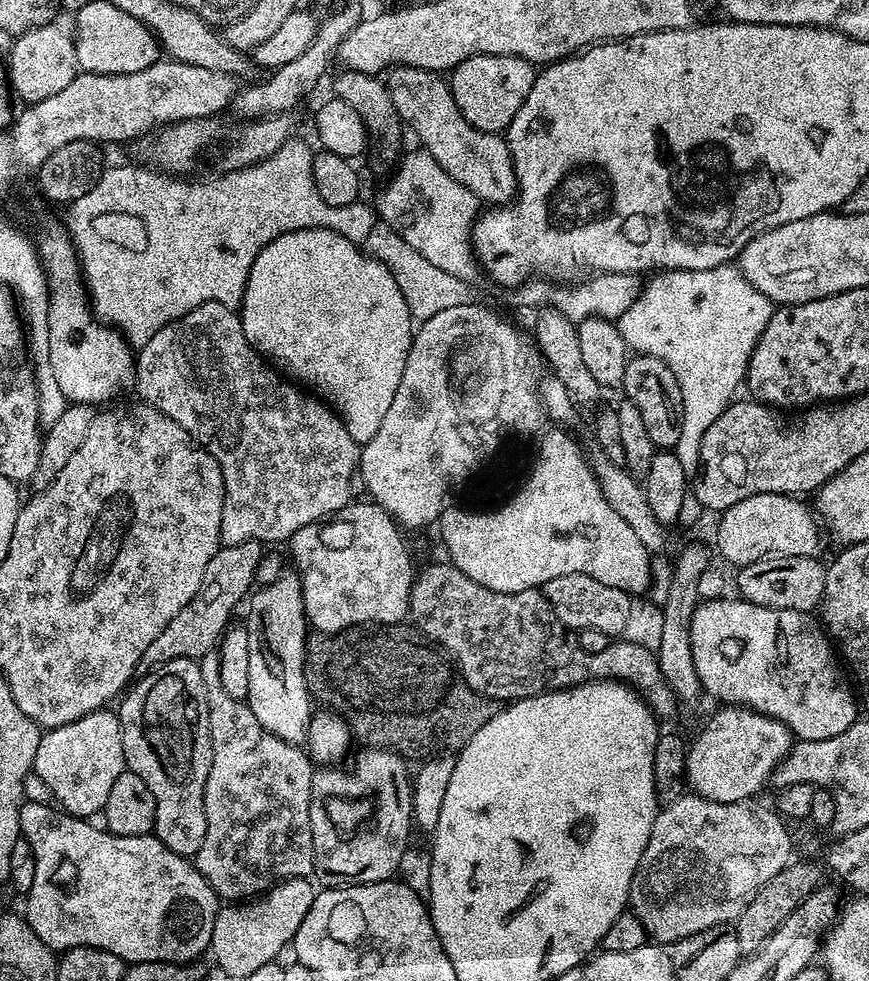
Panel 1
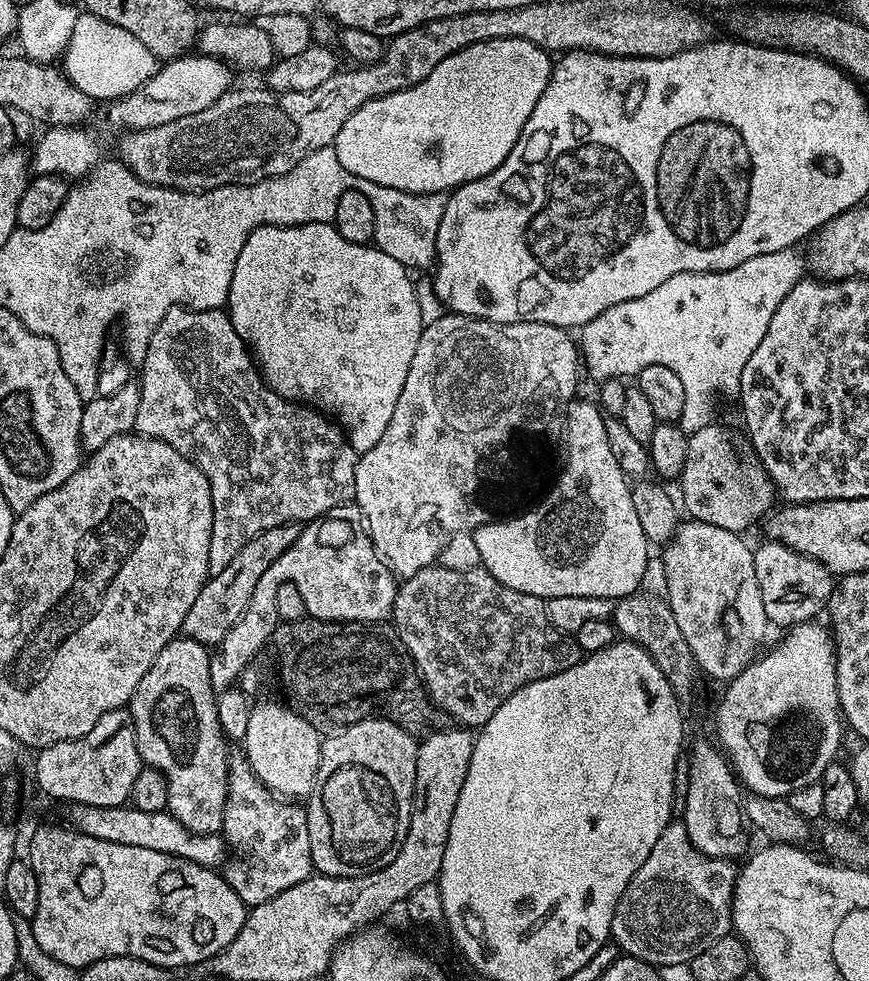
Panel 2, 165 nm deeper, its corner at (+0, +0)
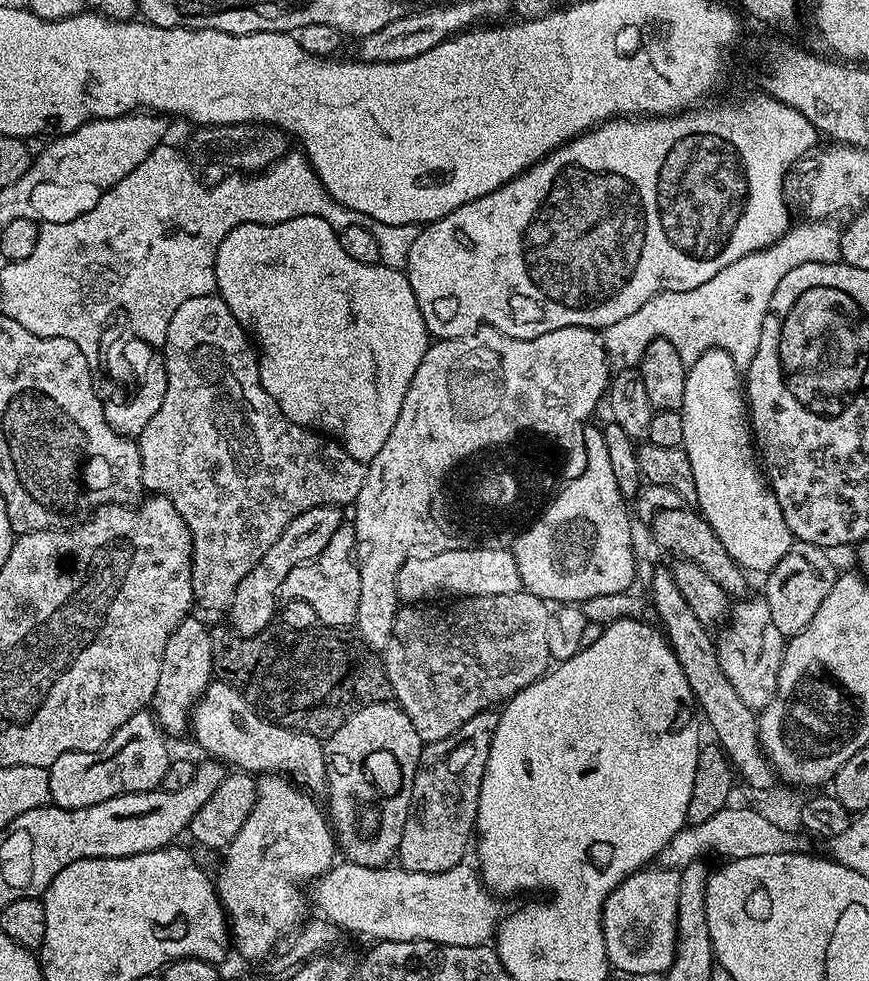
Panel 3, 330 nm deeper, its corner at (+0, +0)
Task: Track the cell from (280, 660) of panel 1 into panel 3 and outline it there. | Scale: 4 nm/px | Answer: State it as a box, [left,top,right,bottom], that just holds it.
[214,774,338,960]

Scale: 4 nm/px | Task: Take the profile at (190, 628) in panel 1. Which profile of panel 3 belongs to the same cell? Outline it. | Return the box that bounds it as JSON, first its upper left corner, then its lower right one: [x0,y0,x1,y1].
[226,504,346,636]

